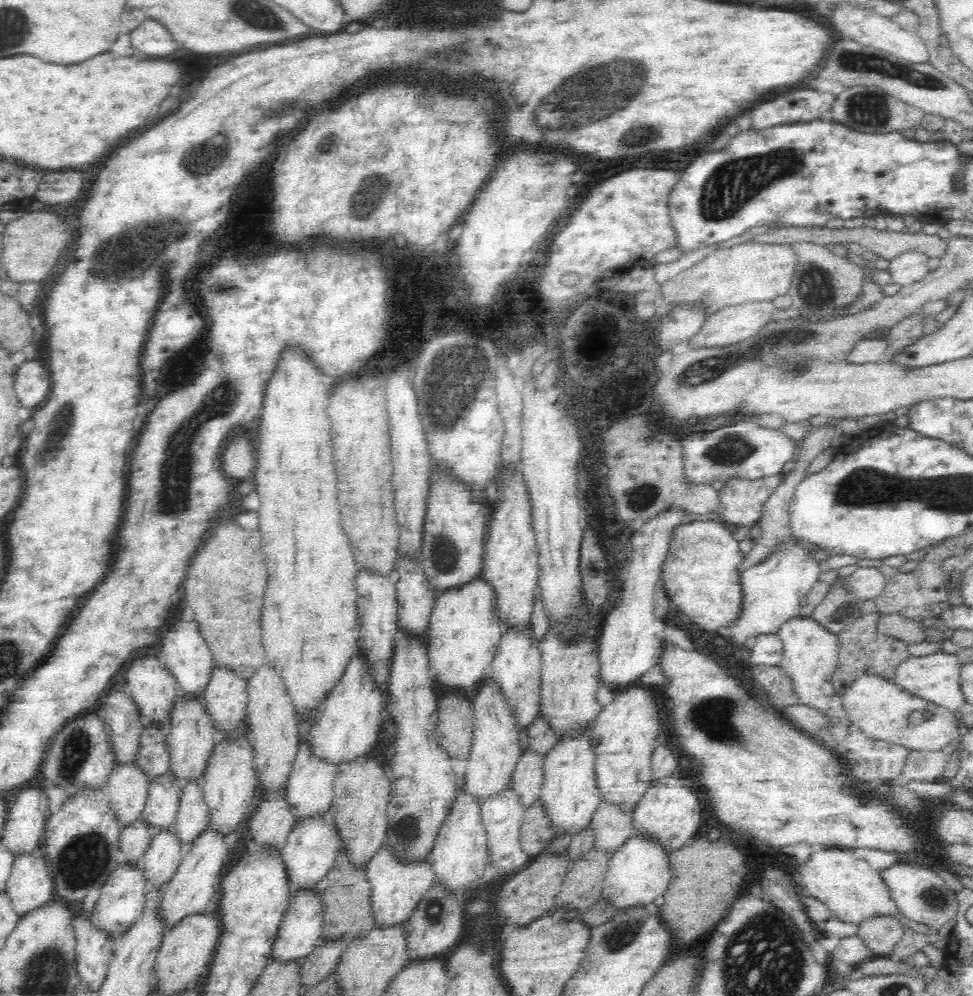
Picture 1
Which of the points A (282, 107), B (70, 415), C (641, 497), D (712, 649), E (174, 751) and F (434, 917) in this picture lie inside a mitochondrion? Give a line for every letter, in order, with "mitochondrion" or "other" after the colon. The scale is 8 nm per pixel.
A: mitochondrion
B: mitochondrion
C: mitochondrion
D: other
E: other
F: other

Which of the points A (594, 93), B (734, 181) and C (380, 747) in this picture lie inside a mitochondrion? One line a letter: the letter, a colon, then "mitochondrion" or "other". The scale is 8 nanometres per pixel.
A: mitochondrion
B: mitochondrion
C: other

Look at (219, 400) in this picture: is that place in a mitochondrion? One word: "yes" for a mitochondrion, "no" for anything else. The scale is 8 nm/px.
yes

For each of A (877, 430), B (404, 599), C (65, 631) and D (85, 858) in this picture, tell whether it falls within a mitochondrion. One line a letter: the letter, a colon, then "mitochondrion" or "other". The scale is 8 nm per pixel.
A: other
B: other
C: other
D: mitochondrion

